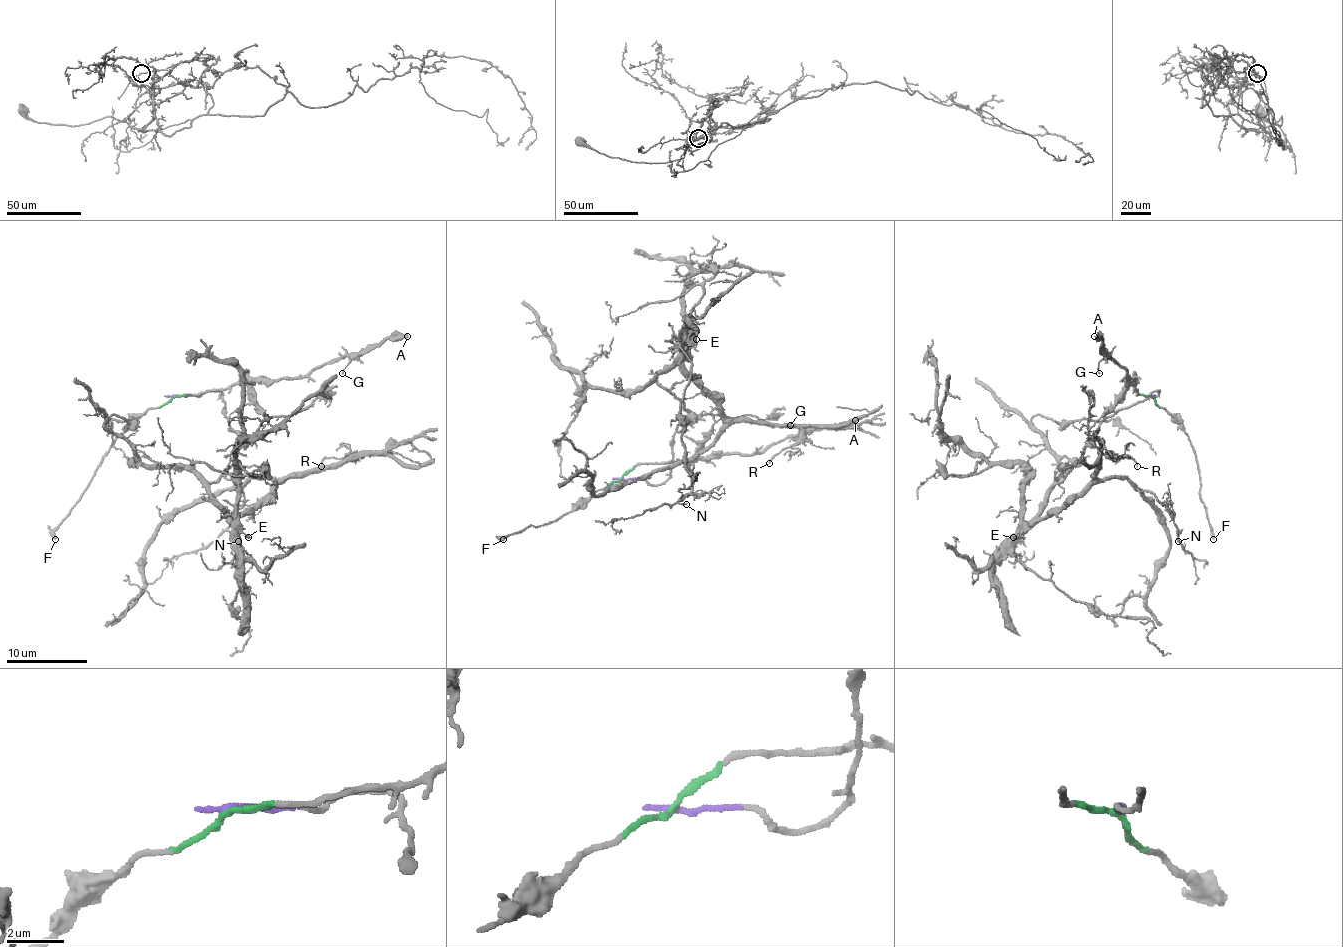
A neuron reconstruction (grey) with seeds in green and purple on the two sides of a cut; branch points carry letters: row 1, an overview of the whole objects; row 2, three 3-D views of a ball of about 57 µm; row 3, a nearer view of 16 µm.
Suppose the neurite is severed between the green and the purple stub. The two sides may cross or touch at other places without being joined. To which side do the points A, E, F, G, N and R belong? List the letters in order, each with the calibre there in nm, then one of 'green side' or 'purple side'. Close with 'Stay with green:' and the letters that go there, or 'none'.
A: 400 nm | green side
E: 80 nm | purple side
F: 320 nm | green side
G: 90 nm | green side
N: 130 nm | purple side
R: 100 nm | purple side
Stay with green: A, F, G

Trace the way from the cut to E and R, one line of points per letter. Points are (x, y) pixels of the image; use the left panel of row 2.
E: (171, 396), (222, 394), (224, 414), (240, 441), (234, 463), (210, 485), (210, 497), (248, 538)
R: (171, 396), (222, 394), (240, 441), (210, 497), (228, 515), (353, 455), (321, 467)

